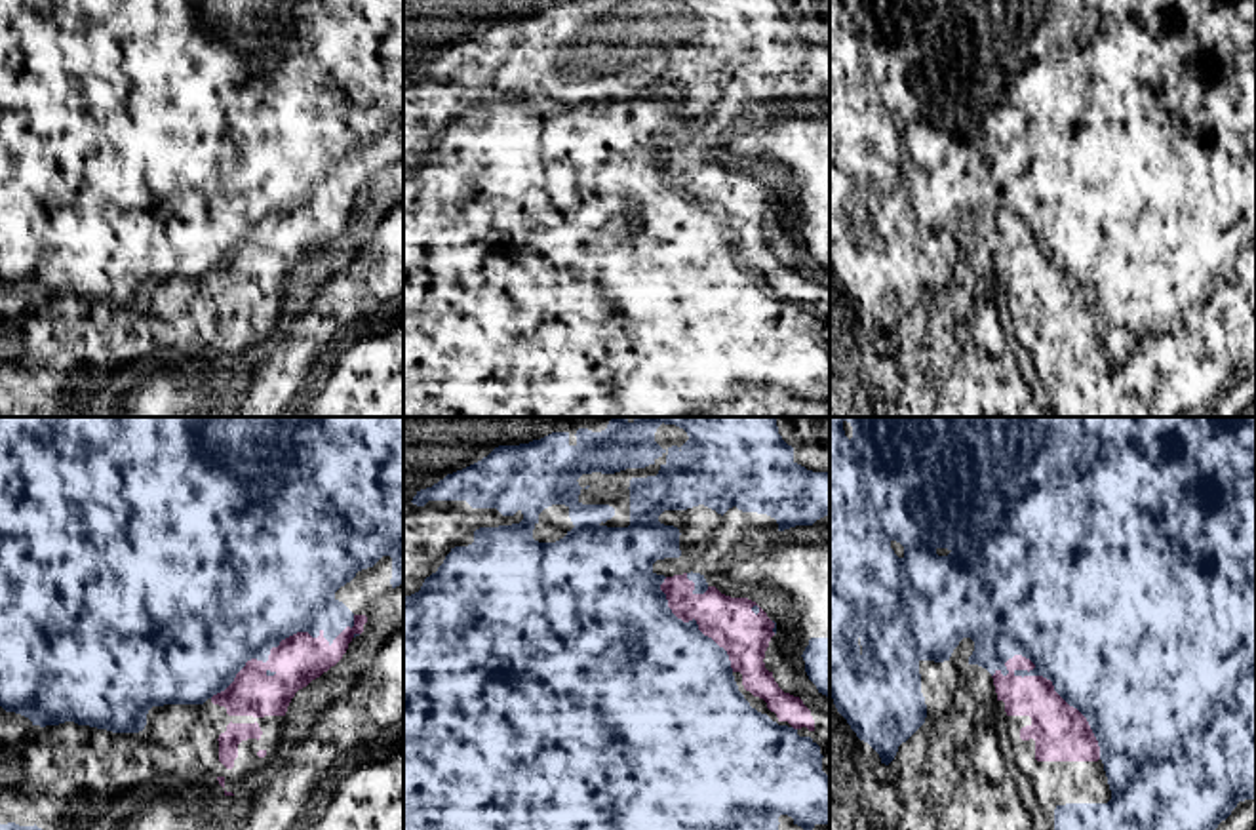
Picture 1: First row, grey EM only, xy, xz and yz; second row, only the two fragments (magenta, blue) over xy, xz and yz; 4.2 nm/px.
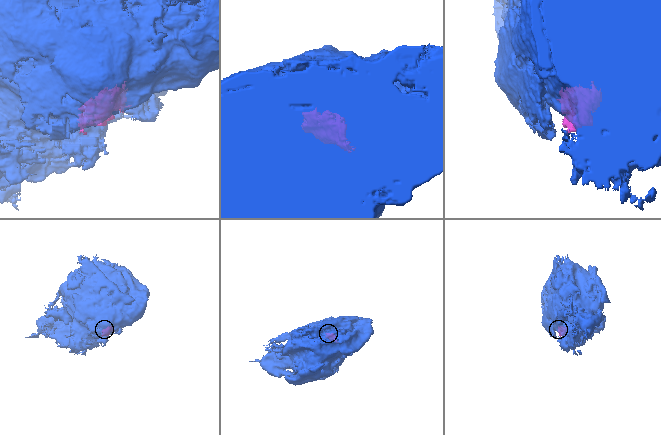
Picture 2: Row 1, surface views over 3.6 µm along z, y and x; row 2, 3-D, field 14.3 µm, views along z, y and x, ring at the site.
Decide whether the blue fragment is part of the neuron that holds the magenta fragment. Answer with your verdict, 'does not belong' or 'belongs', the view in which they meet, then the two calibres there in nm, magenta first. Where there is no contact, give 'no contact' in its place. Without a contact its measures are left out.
belongs; contact in yz; calibres 240 and 500 nm

